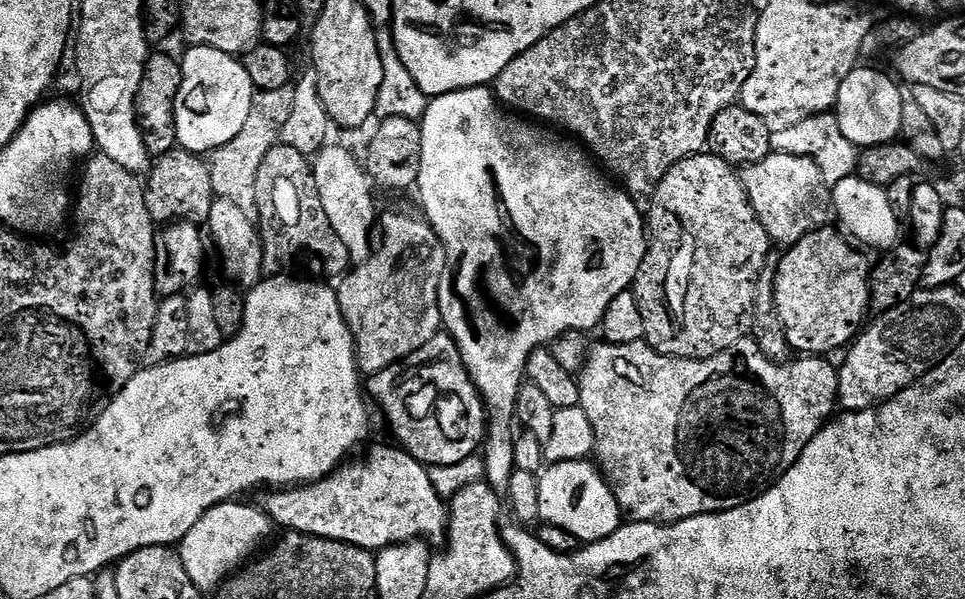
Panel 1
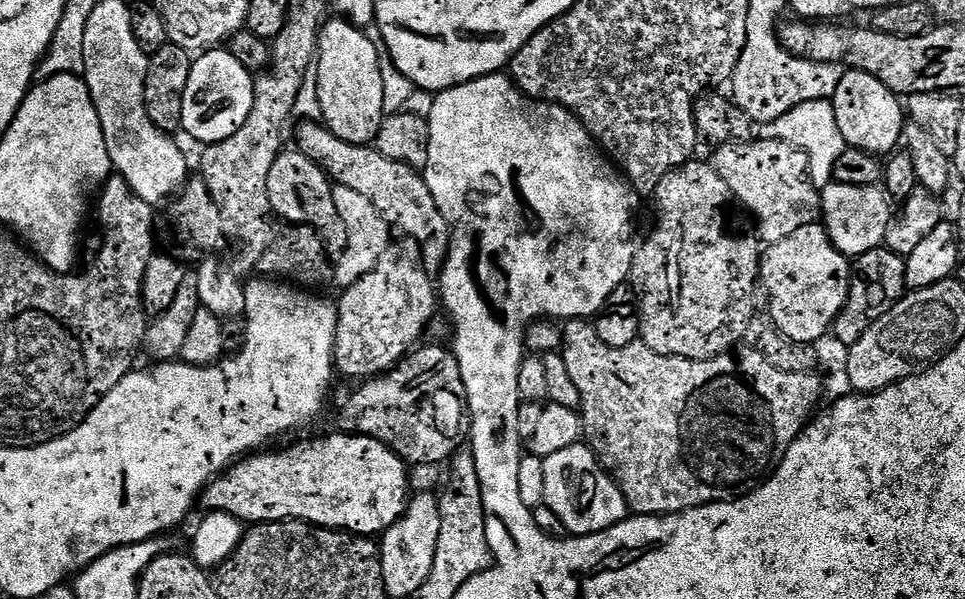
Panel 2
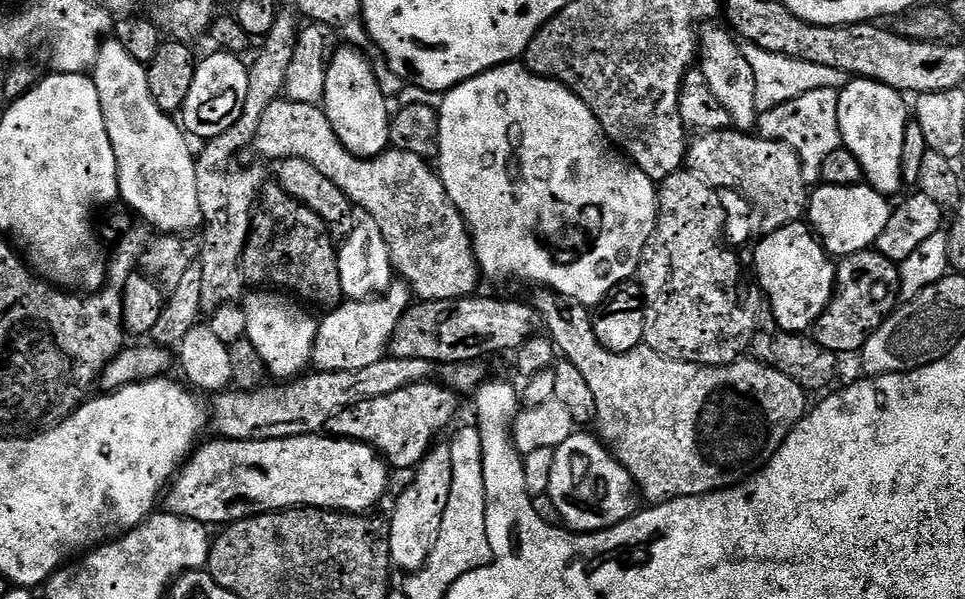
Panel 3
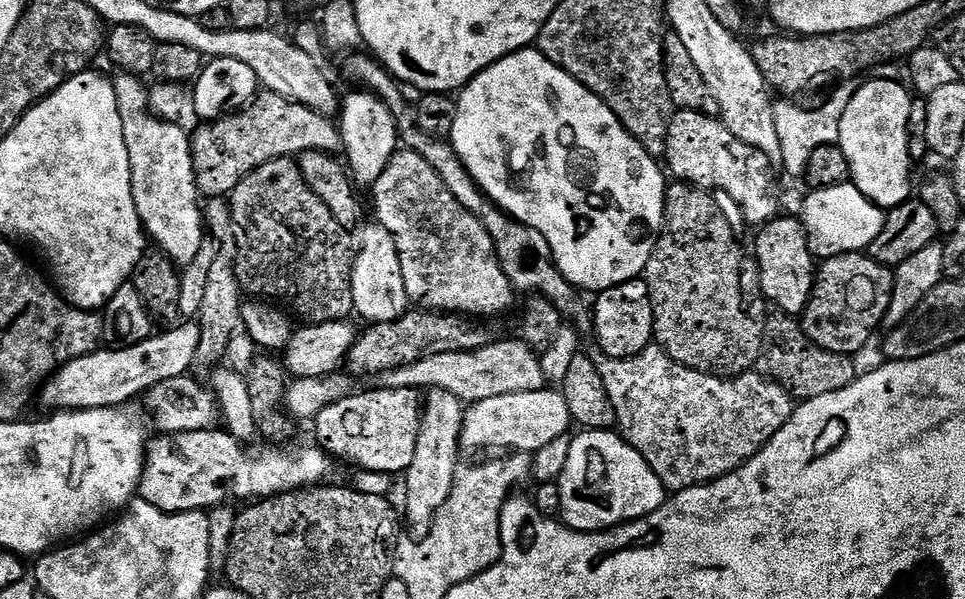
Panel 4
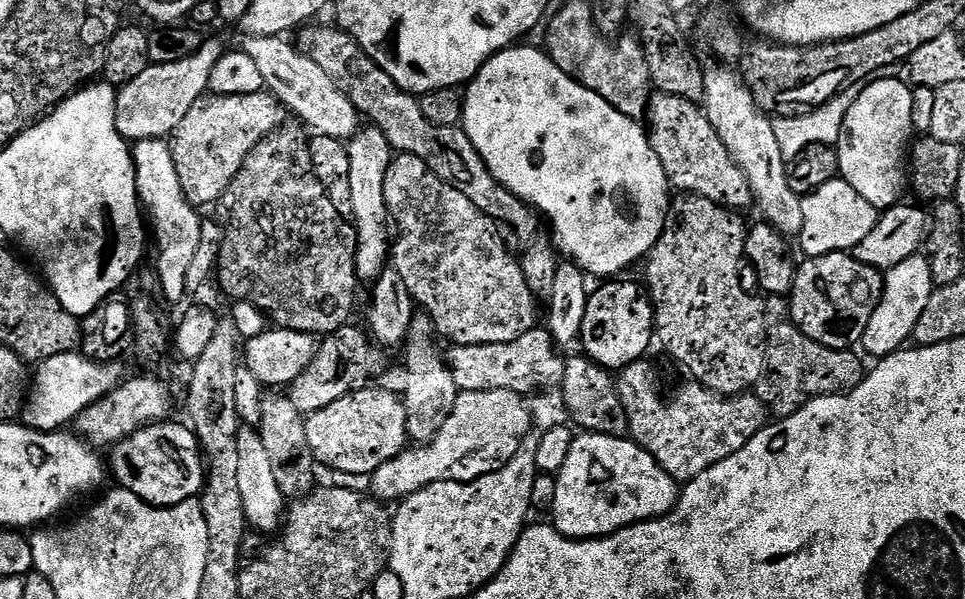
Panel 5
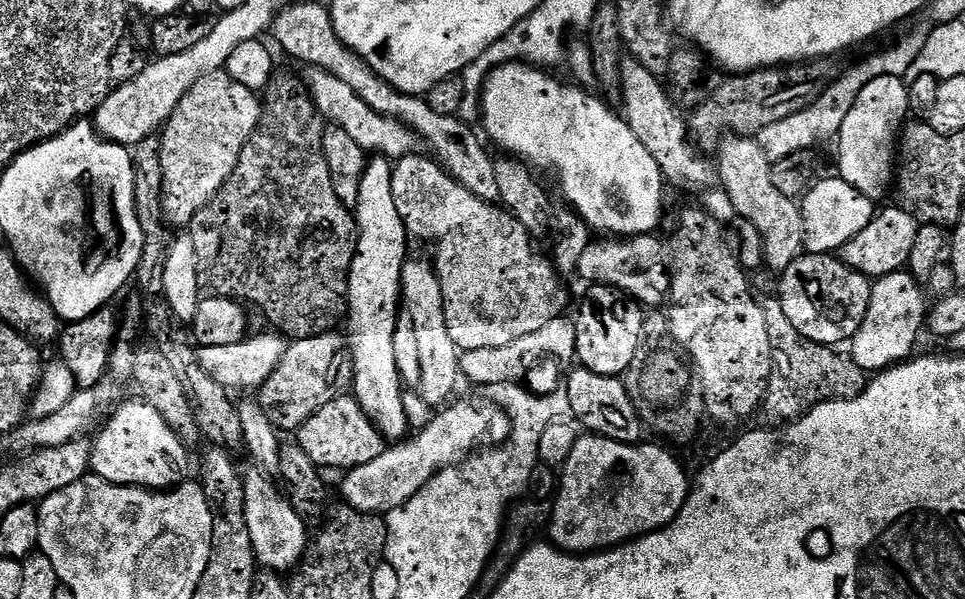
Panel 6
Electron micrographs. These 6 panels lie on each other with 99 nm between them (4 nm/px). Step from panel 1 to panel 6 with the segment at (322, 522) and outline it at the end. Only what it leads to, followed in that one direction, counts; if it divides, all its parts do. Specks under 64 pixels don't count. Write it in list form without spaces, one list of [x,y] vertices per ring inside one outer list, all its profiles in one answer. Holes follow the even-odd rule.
[[[140,398],[122,405],[105,424],[104,429],[97,434],[96,441],[91,441],[90,447],[92,450],[91,471],[111,484],[123,484],[125,488],[171,490],[189,479],[188,455],[190,455],[190,449],[166,424],[162,414]]]

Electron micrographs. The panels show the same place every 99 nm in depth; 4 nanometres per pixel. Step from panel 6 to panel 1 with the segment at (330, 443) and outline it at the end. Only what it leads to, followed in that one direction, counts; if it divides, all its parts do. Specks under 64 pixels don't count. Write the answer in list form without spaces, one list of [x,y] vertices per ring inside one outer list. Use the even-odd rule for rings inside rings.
[[[441,330],[437,336],[430,338],[430,342],[426,342],[426,346],[414,350],[407,360],[391,364],[386,370],[367,377],[366,392],[371,403],[375,407],[377,404],[381,414],[388,419],[388,428],[396,435],[395,443],[427,467],[453,466],[477,455],[488,435],[488,409],[462,362],[462,354],[454,338],[447,331]]]

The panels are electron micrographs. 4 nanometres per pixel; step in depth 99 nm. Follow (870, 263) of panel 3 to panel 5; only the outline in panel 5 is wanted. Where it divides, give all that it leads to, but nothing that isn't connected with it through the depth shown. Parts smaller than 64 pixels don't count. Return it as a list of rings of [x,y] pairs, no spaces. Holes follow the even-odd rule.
[[[831,252],[822,256],[809,255],[805,264],[801,263],[796,270],[796,277],[792,283],[790,301],[792,313],[790,319],[796,329],[806,338],[818,342],[827,348],[842,348],[852,350],[863,341],[866,326],[870,326],[870,317],[878,302],[886,295],[886,276],[881,269],[866,266],[857,260],[855,255],[846,252]]]

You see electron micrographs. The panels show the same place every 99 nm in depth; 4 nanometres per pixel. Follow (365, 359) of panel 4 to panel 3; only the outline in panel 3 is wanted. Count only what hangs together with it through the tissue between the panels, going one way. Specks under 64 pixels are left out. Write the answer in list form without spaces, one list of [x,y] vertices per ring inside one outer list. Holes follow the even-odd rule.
[[[479,296],[462,299],[425,300],[411,305],[392,335],[391,355],[398,358],[424,359],[435,364],[455,366],[468,362],[481,361],[482,357],[498,352],[517,351],[528,339],[545,329],[541,312],[531,303],[498,298],[478,298]]]

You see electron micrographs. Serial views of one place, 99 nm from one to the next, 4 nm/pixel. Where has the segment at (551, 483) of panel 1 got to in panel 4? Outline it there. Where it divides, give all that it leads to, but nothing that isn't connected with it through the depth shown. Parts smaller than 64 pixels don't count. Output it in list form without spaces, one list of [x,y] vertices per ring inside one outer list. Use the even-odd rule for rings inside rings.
[[[584,430],[572,436],[570,458],[560,479],[559,519],[574,532],[602,532],[629,520],[641,520],[664,505],[666,489],[654,470],[612,430]]]

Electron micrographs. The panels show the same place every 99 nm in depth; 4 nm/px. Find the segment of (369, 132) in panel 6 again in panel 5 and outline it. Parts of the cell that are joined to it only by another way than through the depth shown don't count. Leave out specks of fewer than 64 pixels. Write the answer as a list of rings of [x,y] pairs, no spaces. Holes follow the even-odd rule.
[[[247,35],[244,40],[241,49],[257,63],[265,87],[289,113],[294,112],[305,127],[319,136],[345,142],[359,132],[362,117],[357,108],[338,90],[329,74],[306,58],[293,43],[291,45],[285,37],[278,36]]]

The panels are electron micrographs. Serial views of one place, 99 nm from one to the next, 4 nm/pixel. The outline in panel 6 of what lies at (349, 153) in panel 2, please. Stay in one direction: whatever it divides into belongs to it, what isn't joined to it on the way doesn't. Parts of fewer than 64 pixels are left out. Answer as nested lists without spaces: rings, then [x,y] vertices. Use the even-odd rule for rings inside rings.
[[[227,70],[212,72],[190,86],[160,136],[164,219],[173,229],[187,229],[194,214],[215,201],[218,190],[234,174],[234,166],[238,166],[238,158],[258,126],[261,111],[261,97],[242,86],[242,82],[234,82]],[[422,155],[406,156],[395,161],[392,169],[394,206],[398,206],[398,214],[409,237],[437,240],[434,267],[442,286],[446,330],[450,330],[450,338],[454,338],[461,353],[509,346],[526,334],[536,333],[546,322],[563,317],[568,292],[560,285],[562,280],[553,267],[553,261],[536,256],[532,249],[534,240],[527,230],[509,211],[501,210],[495,203],[478,199],[448,175],[435,159]]]

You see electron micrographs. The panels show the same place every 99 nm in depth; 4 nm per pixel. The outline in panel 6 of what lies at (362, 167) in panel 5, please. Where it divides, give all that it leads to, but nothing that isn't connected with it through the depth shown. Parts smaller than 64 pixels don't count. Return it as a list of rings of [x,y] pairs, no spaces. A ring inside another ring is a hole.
[[[373,155],[362,174],[362,186],[358,189],[358,202],[354,209],[356,217],[356,256],[350,266],[348,275],[348,311],[346,313],[346,339],[348,349],[352,351],[354,374],[352,375],[351,395],[362,406],[366,418],[383,434],[385,441],[400,442],[409,435],[408,408],[404,405],[402,381],[398,374],[398,361],[394,358],[394,330],[402,312],[402,293],[400,275],[405,260],[409,259],[408,243],[410,237],[404,229],[398,206],[394,206],[392,193],[393,161],[387,156]]]

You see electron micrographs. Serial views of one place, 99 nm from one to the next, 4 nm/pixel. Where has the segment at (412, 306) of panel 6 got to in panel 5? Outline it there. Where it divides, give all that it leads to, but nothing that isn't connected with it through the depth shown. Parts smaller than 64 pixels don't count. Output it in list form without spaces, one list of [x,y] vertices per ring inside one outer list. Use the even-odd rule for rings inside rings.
[[[416,314],[408,331],[404,352],[404,392],[402,399],[406,406],[408,439],[413,445],[423,446],[431,442],[442,430],[442,422],[450,418],[456,405],[458,389],[454,374],[448,368],[448,361],[436,349],[438,333],[427,314]]]

